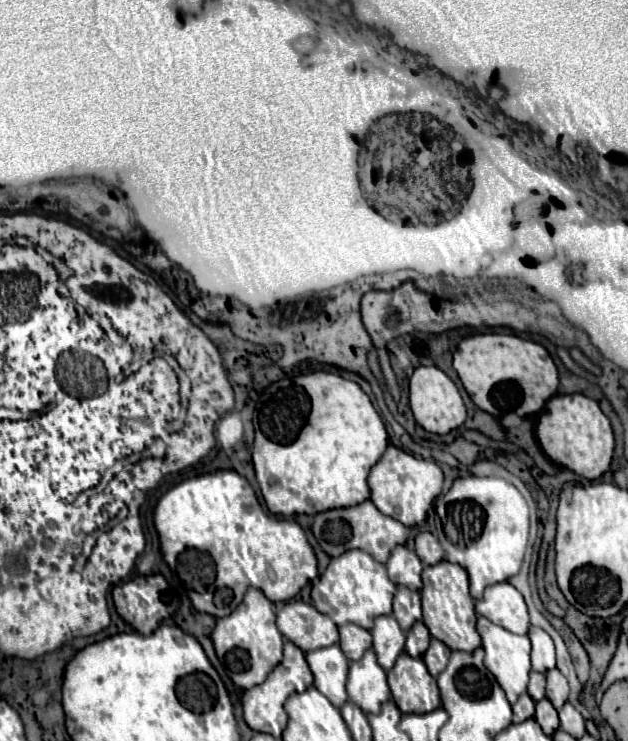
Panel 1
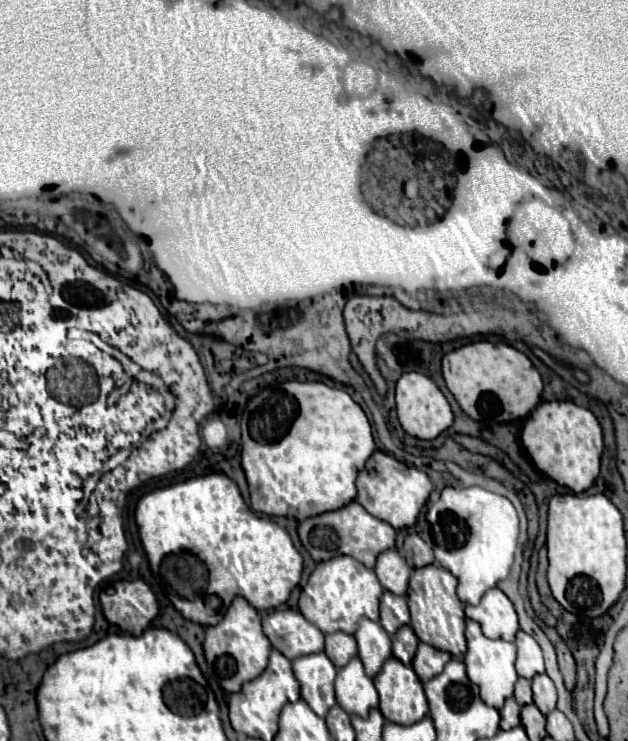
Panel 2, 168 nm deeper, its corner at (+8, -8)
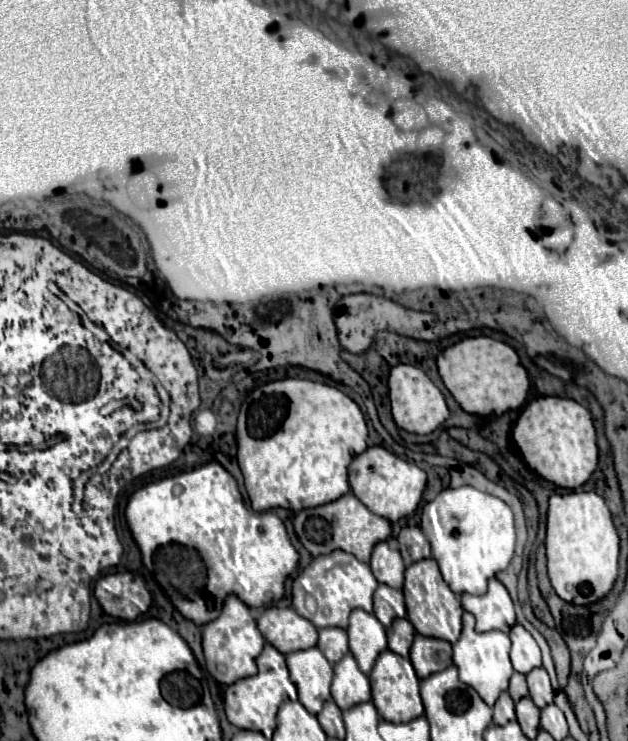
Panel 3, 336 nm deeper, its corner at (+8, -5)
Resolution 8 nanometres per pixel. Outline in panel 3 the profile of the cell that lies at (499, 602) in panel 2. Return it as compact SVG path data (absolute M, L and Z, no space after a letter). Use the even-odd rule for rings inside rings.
M491 579L489 591L485 595L469 595L465 593L461 597L463 609L473 613L477 619L475 629L479 633L483 631L503 631L509 633L511 625L515 625L515 609L513 601L505 589L503 583L497 579Z

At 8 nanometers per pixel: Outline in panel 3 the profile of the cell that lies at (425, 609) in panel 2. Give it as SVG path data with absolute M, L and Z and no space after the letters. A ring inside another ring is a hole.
M435 559L427 561L417 561L415 565L407 567L405 571L405 605L407 605L407 617L413 623L415 631L421 633L423 637L435 637L435 639L445 639L449 643L455 643L461 635L461 615L463 607L461 601L453 595L449 585L439 573L439 565Z

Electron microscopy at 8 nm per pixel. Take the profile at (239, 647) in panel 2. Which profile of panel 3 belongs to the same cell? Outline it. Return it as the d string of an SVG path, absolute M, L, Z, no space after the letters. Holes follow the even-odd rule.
M235 595L227 597L221 615L215 621L203 625L203 653L205 653L207 671L223 685L233 685L243 677L255 675L257 673L255 659L261 655L263 645L265 639L257 629L251 609Z

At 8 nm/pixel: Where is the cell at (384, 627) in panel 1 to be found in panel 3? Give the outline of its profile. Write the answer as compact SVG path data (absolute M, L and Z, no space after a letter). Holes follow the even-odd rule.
M355 609L349 619L349 649L363 673L371 673L377 657L387 649L387 633L379 619L363 609Z

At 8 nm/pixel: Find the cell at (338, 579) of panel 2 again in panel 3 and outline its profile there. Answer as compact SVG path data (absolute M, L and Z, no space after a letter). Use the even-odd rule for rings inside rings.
M333 551L329 555L319 555L295 581L293 585L303 585L305 593L313 597L315 611L309 609L309 613L301 613L307 617L317 629L321 627L349 627L349 615L353 609L363 609L367 613L373 613L373 593L377 589L377 581L371 573L371 567L351 553L345 551Z

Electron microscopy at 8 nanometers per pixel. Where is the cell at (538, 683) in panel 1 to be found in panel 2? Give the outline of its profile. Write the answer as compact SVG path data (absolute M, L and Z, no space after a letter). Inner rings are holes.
M519 678L515 684L515 700L519 706L533 704L533 692L531 692L531 682L527 678Z

